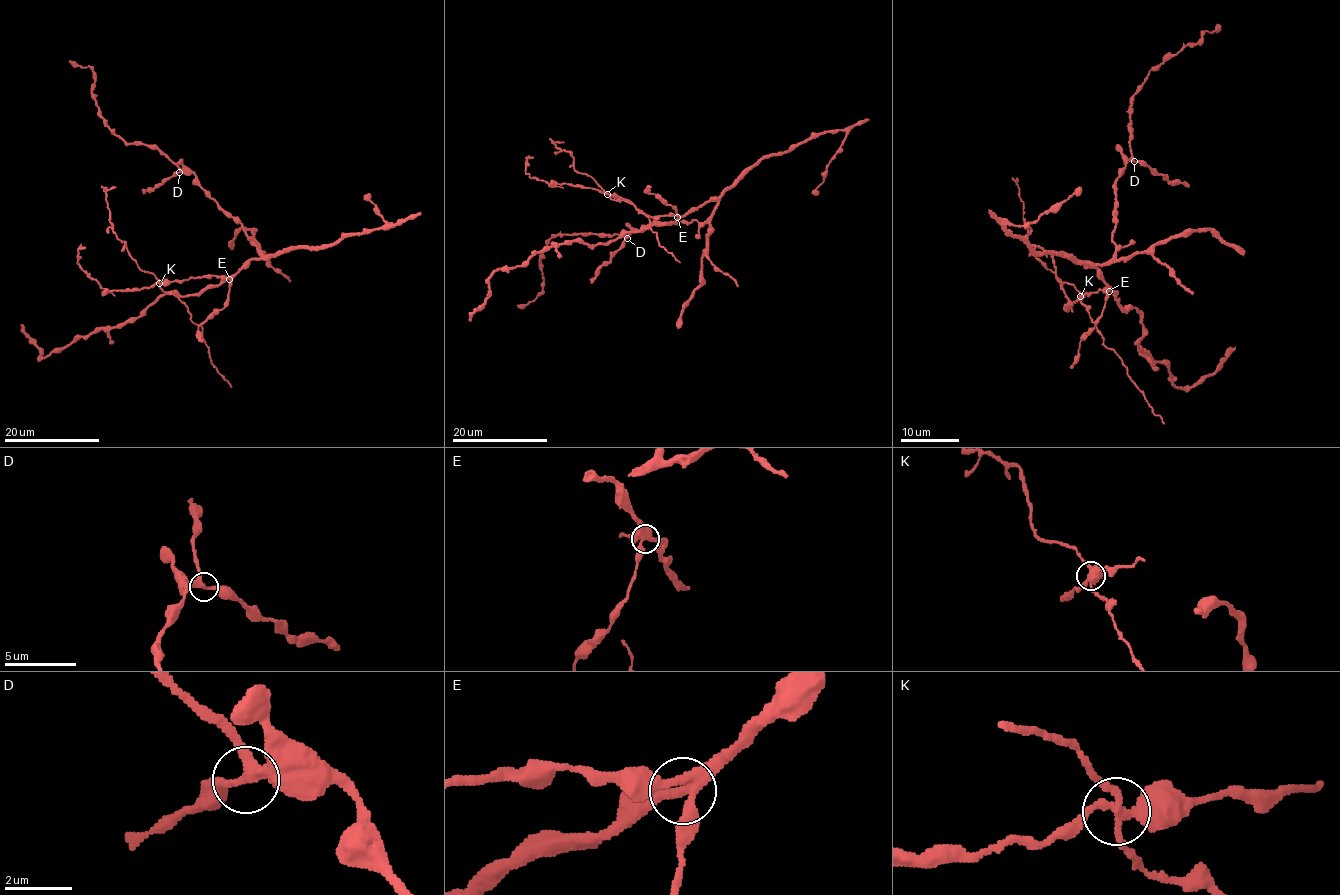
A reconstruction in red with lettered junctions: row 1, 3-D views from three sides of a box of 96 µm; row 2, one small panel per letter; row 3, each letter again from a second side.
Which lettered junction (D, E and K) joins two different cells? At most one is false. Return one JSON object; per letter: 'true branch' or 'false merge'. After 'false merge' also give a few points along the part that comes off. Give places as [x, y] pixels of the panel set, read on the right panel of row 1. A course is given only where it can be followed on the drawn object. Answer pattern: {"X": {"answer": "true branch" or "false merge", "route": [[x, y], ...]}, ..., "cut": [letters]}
{"D": {"answer": "true branch"}, "E": {"answer": "true branch"}, "K": {"answer": "false merge", "route": [[1080, 297], [1103, 342], [1122, 361], [1129, 379], [1164, 424]]}, "cut": ["K"]}

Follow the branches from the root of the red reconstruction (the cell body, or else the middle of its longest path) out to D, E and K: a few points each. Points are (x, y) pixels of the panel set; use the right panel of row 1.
D: (1091, 264), (1103, 264), (1115, 253), (1112, 240), (1115, 181), (1126, 161), (1134, 161)
E: (1091, 264), (1088, 266), (1097, 270), (1109, 291)
K: (1091, 264), (1088, 266), (1097, 270), (1107, 285), (1106, 289), (1109, 288), (1080, 297)

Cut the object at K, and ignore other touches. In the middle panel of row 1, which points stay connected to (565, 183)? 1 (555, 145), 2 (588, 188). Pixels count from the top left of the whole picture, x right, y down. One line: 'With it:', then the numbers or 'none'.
With it: 2

